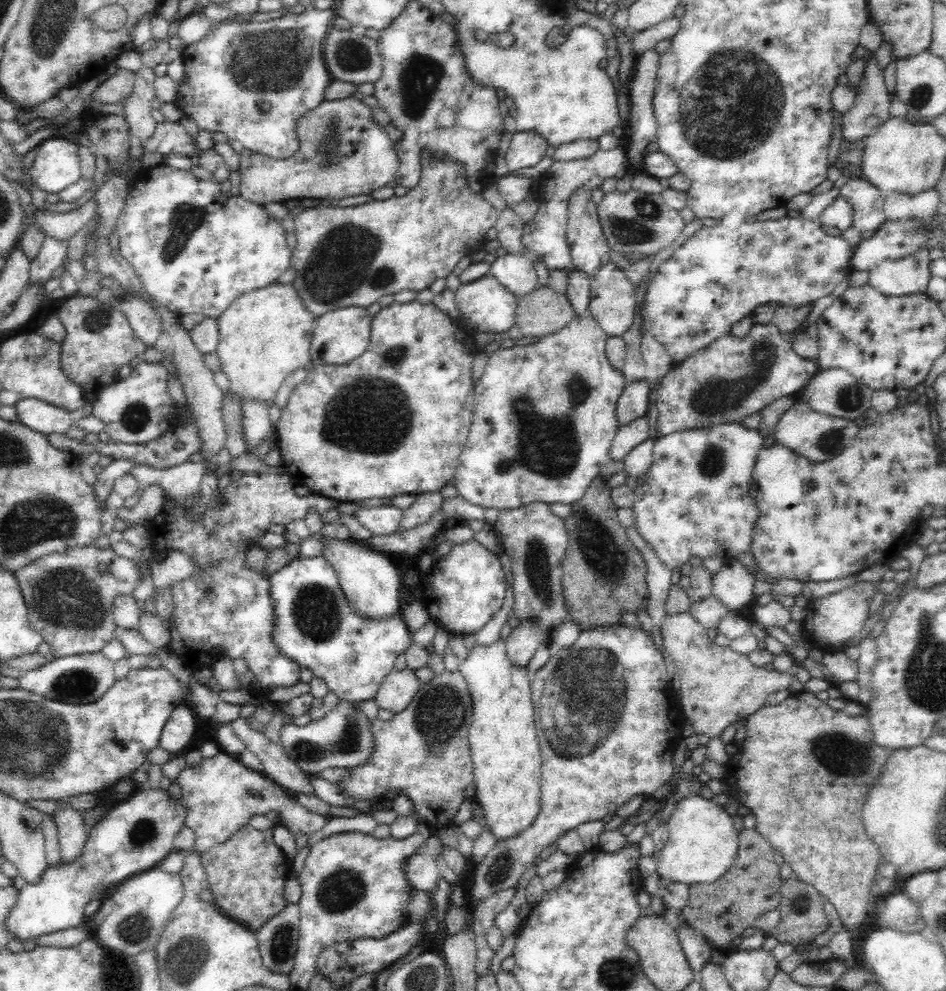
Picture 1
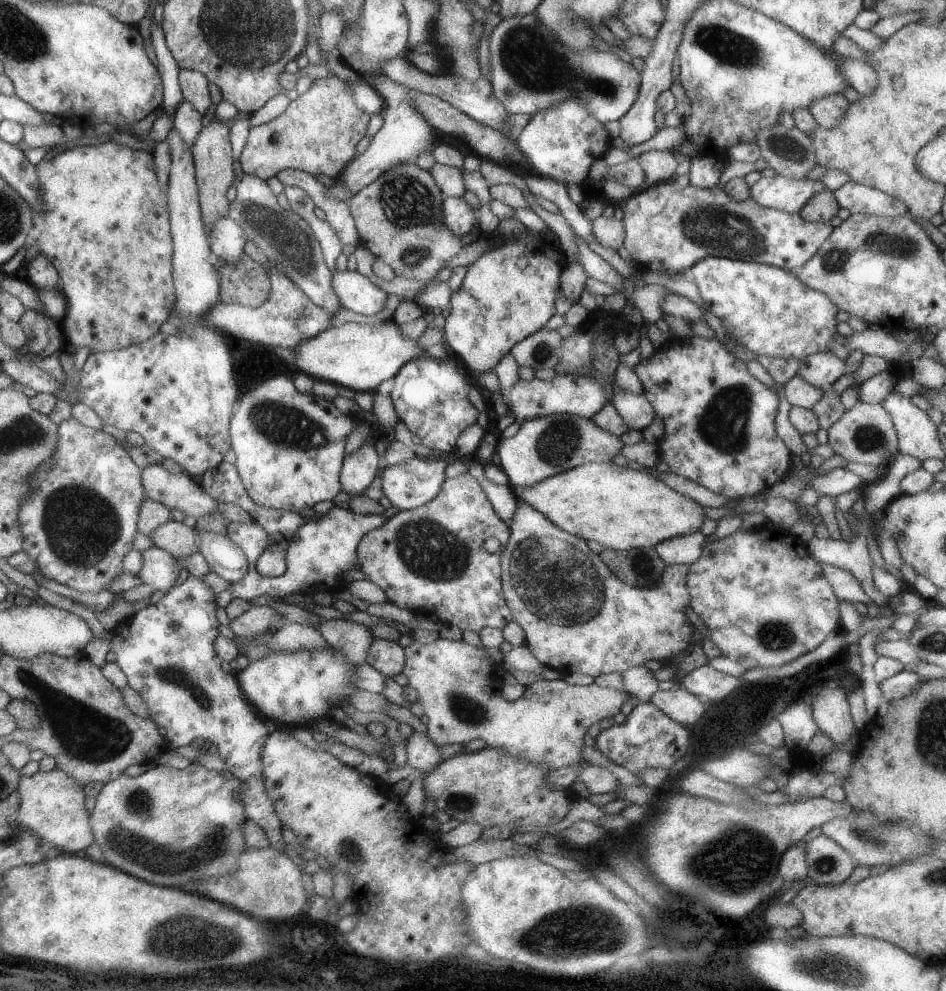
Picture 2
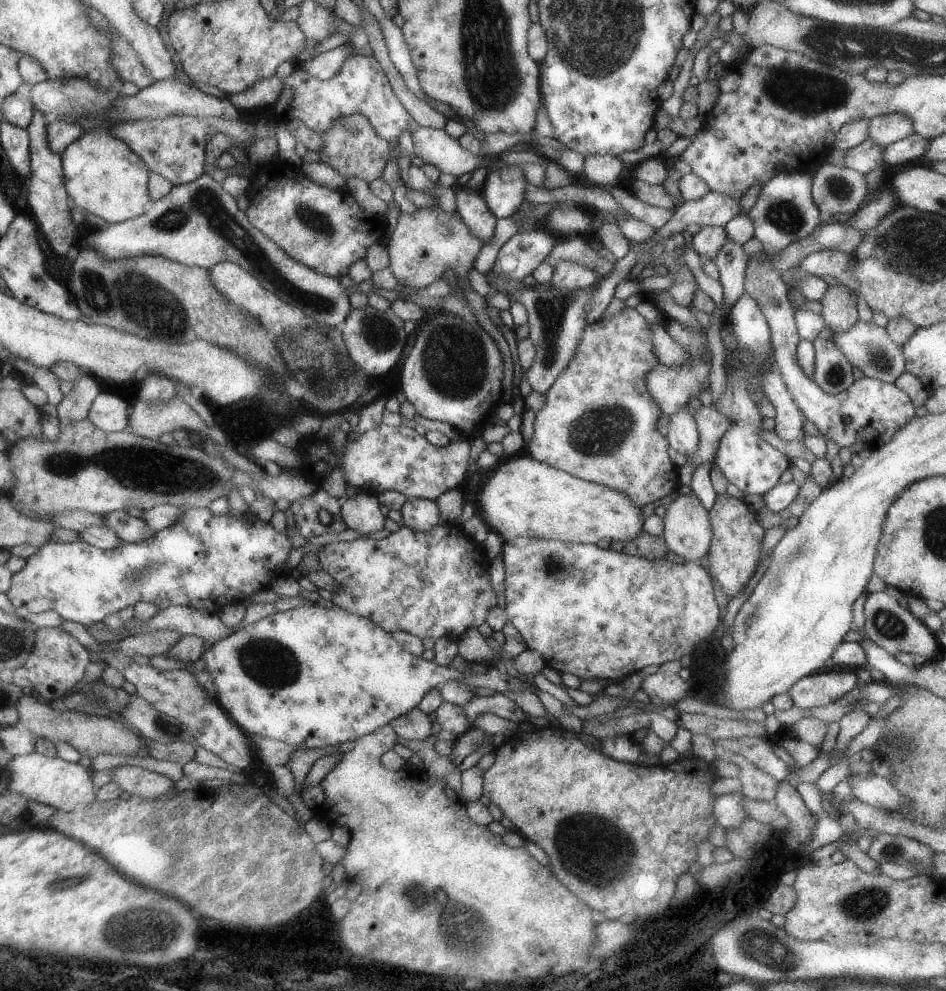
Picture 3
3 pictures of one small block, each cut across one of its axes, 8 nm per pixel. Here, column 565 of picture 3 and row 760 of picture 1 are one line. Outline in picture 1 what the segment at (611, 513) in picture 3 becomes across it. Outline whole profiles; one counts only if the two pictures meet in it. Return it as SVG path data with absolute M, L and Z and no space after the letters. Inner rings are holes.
M500 637L487 646L477 643L459 666L473 702L469 740L474 760L475 802L482 808L483 822L497 841L518 836L528 828L538 816L541 805L541 750L536 738L531 680L527 676L525 666L512 664L511 660L508 660L505 640L506 638Z

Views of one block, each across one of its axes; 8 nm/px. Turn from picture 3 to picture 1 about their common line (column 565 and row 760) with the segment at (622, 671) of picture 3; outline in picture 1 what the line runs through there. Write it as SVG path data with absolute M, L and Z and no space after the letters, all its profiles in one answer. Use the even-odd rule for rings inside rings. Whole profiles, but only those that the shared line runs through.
M624 623L613 624L611 627L594 627L579 632L576 641L560 649L556 654L551 654L548 662L539 668L535 674L534 680L531 680L530 689L531 701L535 712L535 725L538 730L539 747L541 750L541 805L538 816L528 828L525 828L518 836L498 840L496 846L491 848L481 863L473 863L474 878L472 878L472 888L470 888L469 909L478 907L485 899L492 897L495 893L517 887L520 878L528 866L536 859L539 852L544 848L556 842L560 836L564 836L568 830L575 829L583 822L591 820L600 820L606 817L606 814L615 812L615 810L624 804L624 801L631 799L636 795L649 796L657 788L663 787L664 783L673 776L672 760L674 750L678 742L682 739L681 725L678 724L678 714L681 709L678 707L678 698L672 693L672 685L666 673L664 665L664 656L656 647L648 631L639 628L628 627Z

